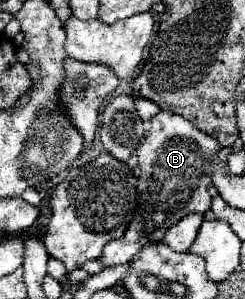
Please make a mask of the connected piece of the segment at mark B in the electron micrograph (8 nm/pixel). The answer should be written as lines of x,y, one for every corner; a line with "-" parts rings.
161,109
151,119
151,131
147,139
137,149
141,175
137,179
137,211
135,217
121,239
109,241
101,253
103,267
129,263
137,251
149,241
159,241
165,231
179,223
191,213
207,213
211,205
211,195
207,187
211,185
211,155
219,151
219,143
201,133
185,117
179,117
173,111

